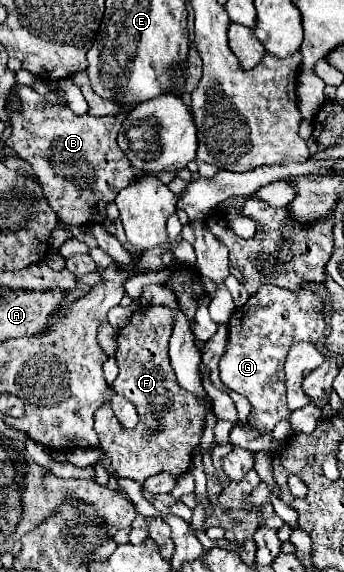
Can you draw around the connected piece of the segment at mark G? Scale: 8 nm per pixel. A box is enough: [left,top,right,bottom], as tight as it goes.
[219,285,325,433]

